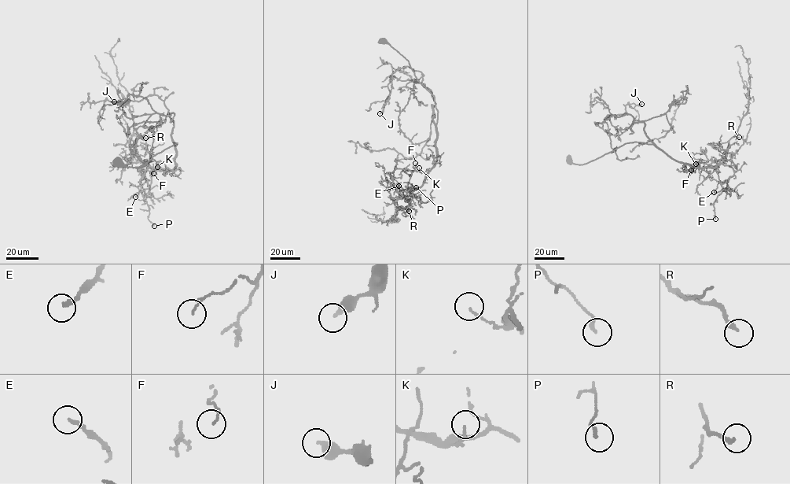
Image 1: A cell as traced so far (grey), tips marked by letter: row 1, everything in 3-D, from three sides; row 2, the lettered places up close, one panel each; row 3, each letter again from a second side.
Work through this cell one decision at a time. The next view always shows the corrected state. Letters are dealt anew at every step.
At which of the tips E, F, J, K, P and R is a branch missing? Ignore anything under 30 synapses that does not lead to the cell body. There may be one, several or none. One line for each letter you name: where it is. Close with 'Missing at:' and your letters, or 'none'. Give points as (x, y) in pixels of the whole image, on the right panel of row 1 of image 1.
Missing at: none

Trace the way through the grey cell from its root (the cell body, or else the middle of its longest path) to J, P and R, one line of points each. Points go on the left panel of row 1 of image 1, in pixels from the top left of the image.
J: (119, 163), (140, 167), (177, 143), (170, 134), (173, 112), (130, 118), (123, 113), (122, 103), (114, 101)
P: (119, 163), (140, 167), (177, 143), (173, 169), (148, 166), (144, 175), (141, 193), (154, 226)
R: (119, 163), (143, 166), (177, 142), (173, 169), (151, 168), (133, 153), (130, 139), (133, 135), (145, 138)

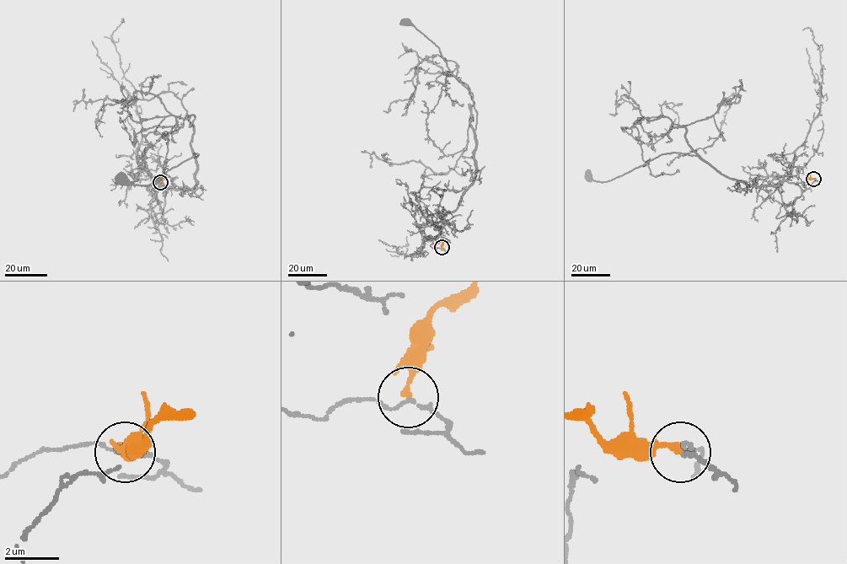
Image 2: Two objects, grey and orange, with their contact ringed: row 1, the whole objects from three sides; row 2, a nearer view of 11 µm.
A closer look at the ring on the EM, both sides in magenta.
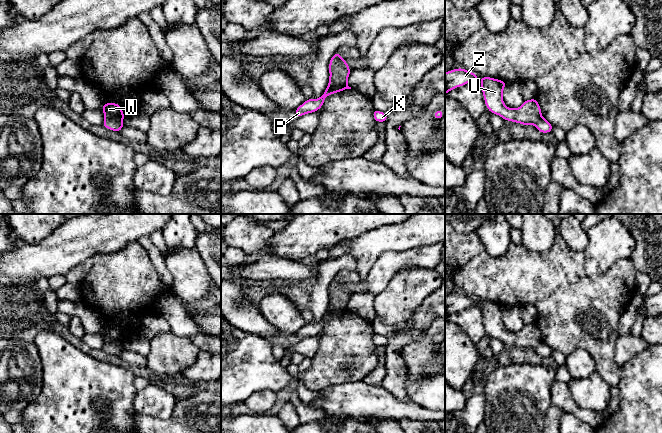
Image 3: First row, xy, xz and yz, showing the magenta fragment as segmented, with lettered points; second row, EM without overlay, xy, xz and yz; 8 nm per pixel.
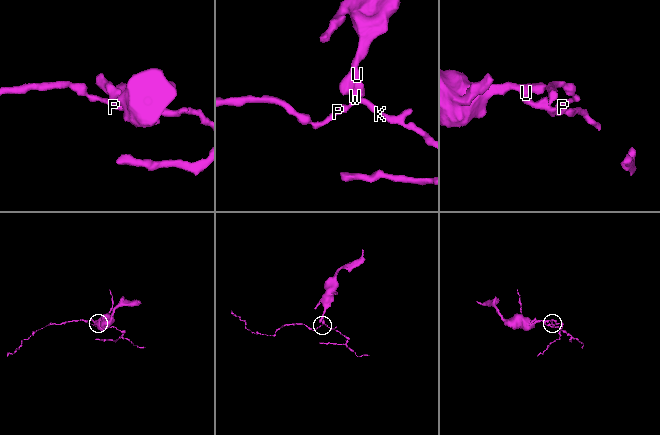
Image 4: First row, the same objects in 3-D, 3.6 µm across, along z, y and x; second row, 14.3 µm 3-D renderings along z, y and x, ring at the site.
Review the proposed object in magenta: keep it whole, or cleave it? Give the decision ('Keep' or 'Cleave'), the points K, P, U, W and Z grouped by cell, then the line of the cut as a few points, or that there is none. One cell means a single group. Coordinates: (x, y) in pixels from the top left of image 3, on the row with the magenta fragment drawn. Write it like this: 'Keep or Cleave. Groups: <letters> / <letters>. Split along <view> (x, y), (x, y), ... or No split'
Cleave. Groups: K P / U W Z. Split along xy (105, 118), (122, 121)

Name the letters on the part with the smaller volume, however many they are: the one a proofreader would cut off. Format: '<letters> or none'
K, P

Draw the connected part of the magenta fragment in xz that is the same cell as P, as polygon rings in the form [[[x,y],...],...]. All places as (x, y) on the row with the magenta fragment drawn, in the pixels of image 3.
[[[329,81],[326,90],[324,91],[323,95],[320,98],[318,99],[308,98],[303,104],[301,104],[295,110],[295,118],[299,118],[307,113],[316,112],[323,106],[325,98],[327,96],[340,91],[344,91],[346,89],[351,89],[351,87],[349,87],[348,84],[338,84],[338,83],[332,83]]]

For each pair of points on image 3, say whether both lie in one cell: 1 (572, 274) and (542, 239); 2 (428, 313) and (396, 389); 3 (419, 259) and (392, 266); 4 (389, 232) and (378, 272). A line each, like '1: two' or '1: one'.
1: two
2: one
3: one
4: two

